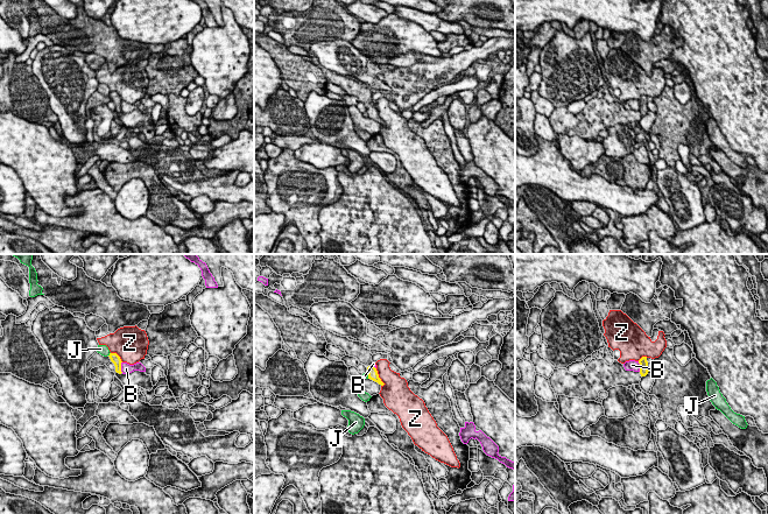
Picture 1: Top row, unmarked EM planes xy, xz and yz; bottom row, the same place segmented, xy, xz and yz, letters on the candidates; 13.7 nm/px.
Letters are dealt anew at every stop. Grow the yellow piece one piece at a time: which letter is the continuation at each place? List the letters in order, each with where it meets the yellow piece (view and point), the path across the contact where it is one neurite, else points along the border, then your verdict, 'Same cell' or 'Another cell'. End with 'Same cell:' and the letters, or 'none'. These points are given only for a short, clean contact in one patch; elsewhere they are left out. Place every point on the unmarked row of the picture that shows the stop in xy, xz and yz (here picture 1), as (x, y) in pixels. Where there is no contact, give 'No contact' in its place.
B: Touches yellow at xy (120, 106). Another cell
J: Touches yellow at xy (110, 93). Boundary: xy (110, 91), (108, 94). Another cell
Z: Touches yellow at xz (379, 117). Another cell
Same cell: none

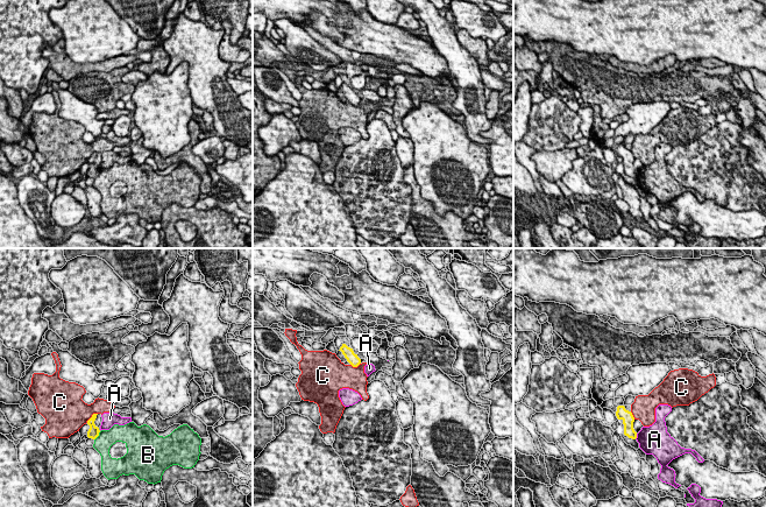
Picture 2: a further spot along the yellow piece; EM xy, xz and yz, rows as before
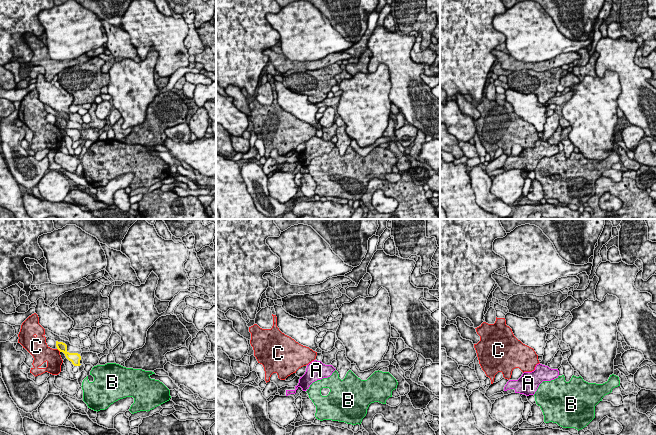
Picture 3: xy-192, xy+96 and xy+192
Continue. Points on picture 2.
A: Touches yellow at yz (636, 175). Boundary: yz (637, 173), (635, 177). Another cell
B: Touches yellow at xy (98, 174). Boundary: xy (100, 170), (94, 178). Another cell
C: Touches yellow at xy (92, 155). Another cell
Same cell: none

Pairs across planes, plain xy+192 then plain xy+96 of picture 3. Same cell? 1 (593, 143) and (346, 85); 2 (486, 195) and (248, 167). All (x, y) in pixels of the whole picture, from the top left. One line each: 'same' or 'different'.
1: same
2: same

